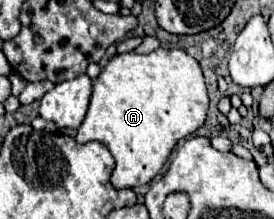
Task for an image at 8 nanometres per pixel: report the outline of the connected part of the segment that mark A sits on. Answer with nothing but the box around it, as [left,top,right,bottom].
[75,48,209,188]

